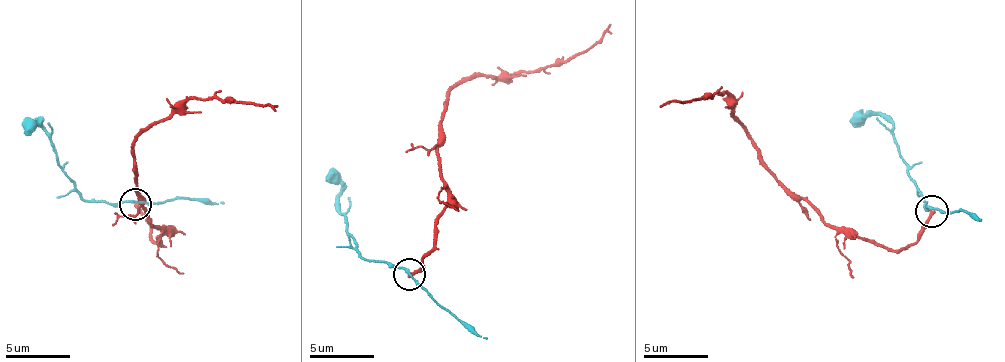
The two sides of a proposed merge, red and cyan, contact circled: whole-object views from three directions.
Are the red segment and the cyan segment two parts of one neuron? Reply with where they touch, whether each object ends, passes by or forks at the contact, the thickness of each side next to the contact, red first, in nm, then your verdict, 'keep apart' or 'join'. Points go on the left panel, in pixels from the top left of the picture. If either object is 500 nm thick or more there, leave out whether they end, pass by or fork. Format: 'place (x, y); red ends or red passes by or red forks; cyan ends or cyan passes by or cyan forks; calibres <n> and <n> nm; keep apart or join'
place (135, 204); red ends; cyan passes by; calibres 260 and 180 nm; keep apart

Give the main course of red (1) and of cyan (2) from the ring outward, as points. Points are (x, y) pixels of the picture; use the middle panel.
1: (408, 275), (434, 246), (446, 187), (439, 143), (453, 90), (479, 76), (510, 78), (575, 59), (612, 25)
2: (408, 275), (384, 261), (365, 261), (346, 229), (340, 210), (341, 177), (330, 168)

